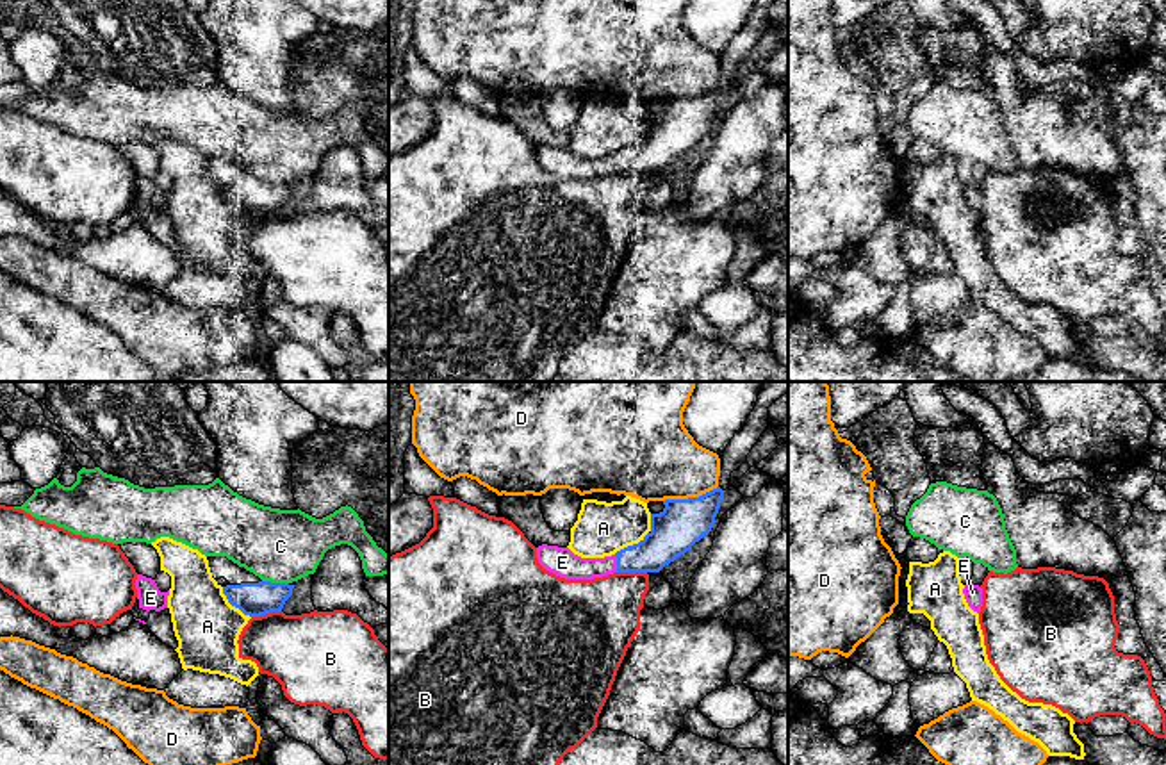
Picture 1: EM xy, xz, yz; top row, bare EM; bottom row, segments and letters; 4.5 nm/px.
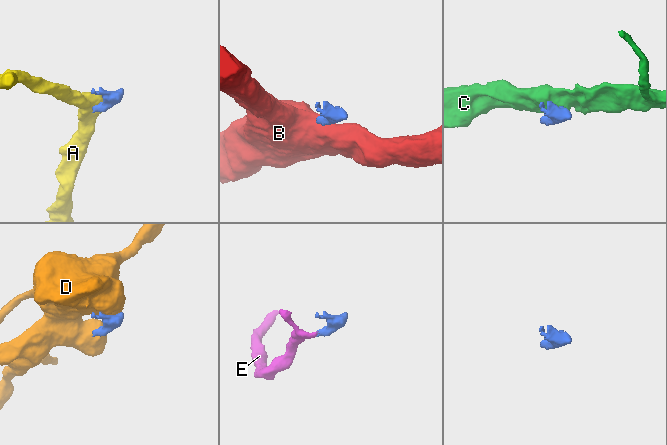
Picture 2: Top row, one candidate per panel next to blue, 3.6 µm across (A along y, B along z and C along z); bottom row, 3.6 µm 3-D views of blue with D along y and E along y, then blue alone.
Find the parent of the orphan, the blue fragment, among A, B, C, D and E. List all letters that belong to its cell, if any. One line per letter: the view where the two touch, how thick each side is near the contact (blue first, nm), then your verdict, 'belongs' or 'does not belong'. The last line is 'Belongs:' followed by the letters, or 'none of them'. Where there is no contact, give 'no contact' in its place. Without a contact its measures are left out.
A: meets blue in xz; 200 nm thick on the blue side, 240 nm on the other; does not belong
B: meets blue in xz; 200 nm thick on the blue side, 340 nm on the other; does not belong
C: meets blue in xy; 150 nm thick on the blue side, 340 nm on the other; does not belong
D: meets blue in xz; 200 nm thick on the blue side, 400 nm on the other; does not belong
E: meets blue in xz; 180 nm thick on the blue side, 130 nm on the other; belongs
Belongs: E

